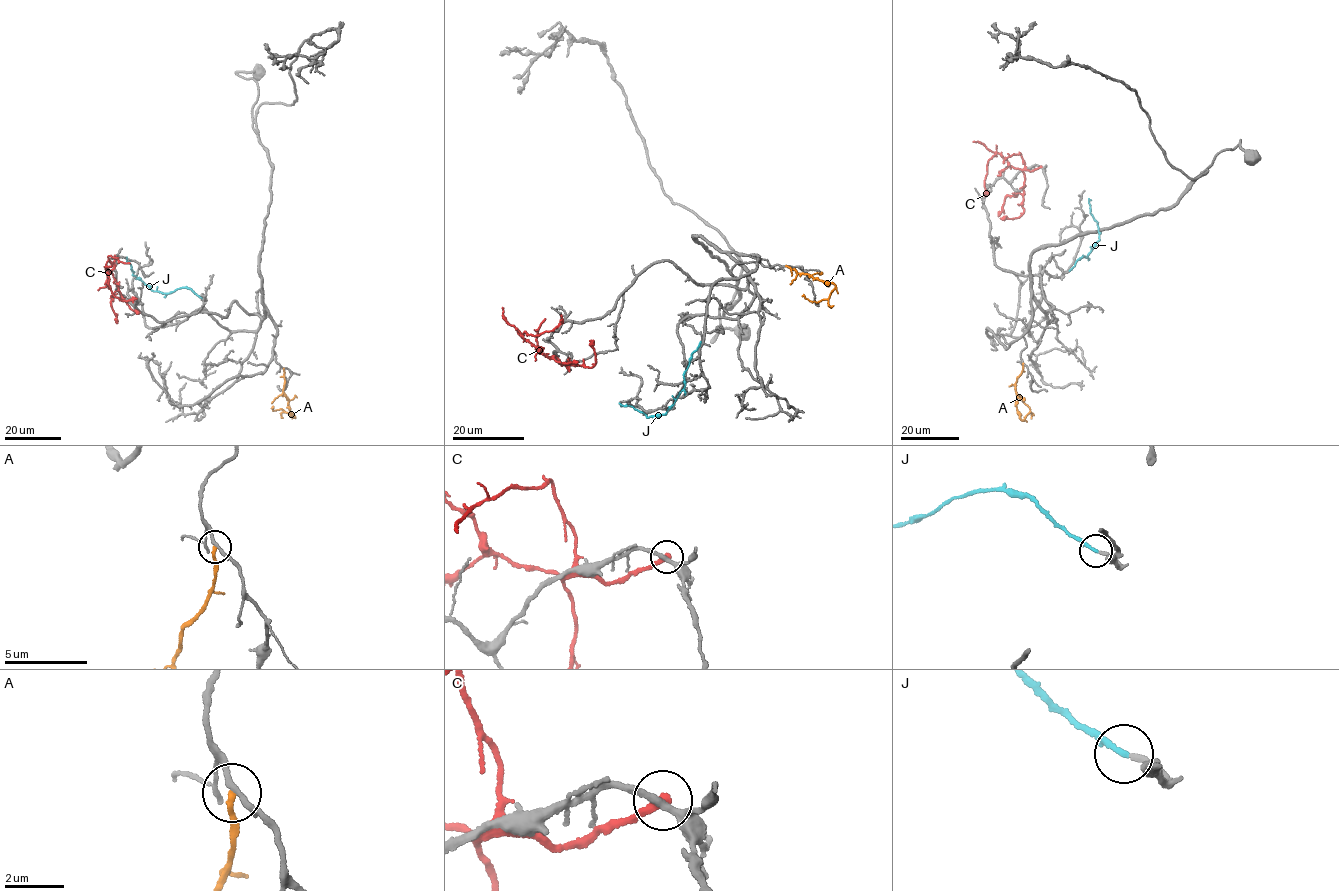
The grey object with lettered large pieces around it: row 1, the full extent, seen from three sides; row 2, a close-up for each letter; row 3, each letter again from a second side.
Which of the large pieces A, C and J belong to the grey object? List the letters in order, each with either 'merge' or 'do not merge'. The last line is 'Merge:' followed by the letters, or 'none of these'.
A: do not merge
C: do not merge
J: merge
Merge: J

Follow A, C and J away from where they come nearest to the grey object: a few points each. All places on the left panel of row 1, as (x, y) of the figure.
A: (283, 368), (283, 393), (294, 417), (282, 409), (274, 411), (271, 408)
C: (115, 255), (115, 265), (109, 273), (106, 268), (111, 294), (120, 300), (136, 298)
J: (201, 298), (187, 287), (167, 293), (152, 290), (133, 274), (126, 258)

